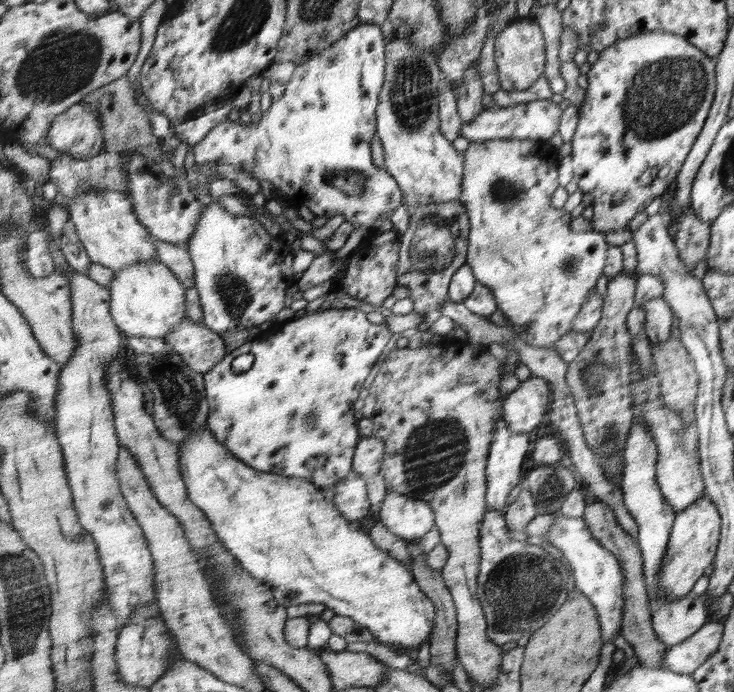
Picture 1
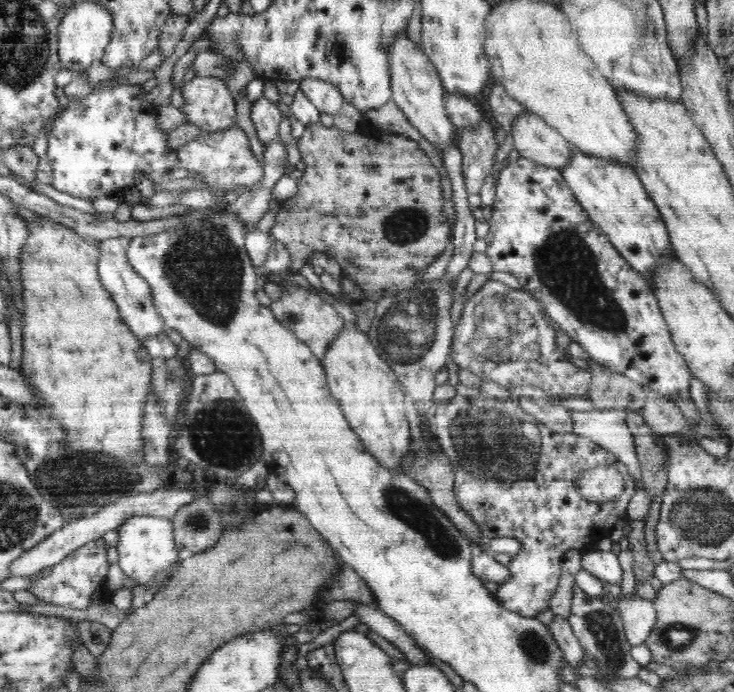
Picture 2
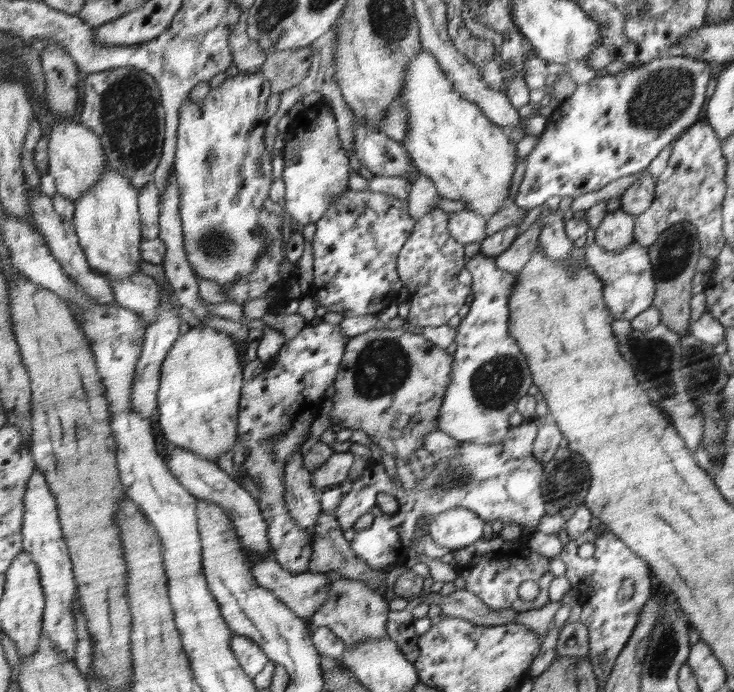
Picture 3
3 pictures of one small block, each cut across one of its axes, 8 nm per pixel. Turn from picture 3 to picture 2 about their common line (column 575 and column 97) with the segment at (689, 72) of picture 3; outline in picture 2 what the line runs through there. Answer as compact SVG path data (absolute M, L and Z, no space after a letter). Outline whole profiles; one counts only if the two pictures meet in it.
M128 79L120 80L119 84L116 84L116 86L104 86L104 88L98 88L98 90L94 90L92 94L88 94L86 98L82 98L82 100L70 104L70 106L64 110L64 112L55 120L55 123L53 123L51 133L48 135L49 140L48 140L48 152L47 152L48 155L47 156L51 162L52 170L53 170L53 179L52 179L51 185L54 188L56 188L56 190L59 190L60 192L67 192L68 194L71 194L74 197L83 198L84 200L92 201L100 196L105 195L107 192L110 192L110 193L122 192L124 187L128 188L128 186L132 184L132 180L134 180L134 186L135 186L135 180L136 180L137 174L145 174L154 183L155 182L180 182L180 181L182 182L182 180L186 180L186 178L189 178L186 176L182 176L182 169L185 169L185 168L181 167L181 160L178 159L178 150L180 150L180 148L178 148L177 150L167 150L167 135L168 134L163 133L163 131L161 131L158 128L157 123L156 123L155 108L151 106L150 103L148 103L148 100L146 99L145 95L146 95L146 92L145 90L143 90L143 88L141 88L141 84L132 85L132 83L130 83Z

